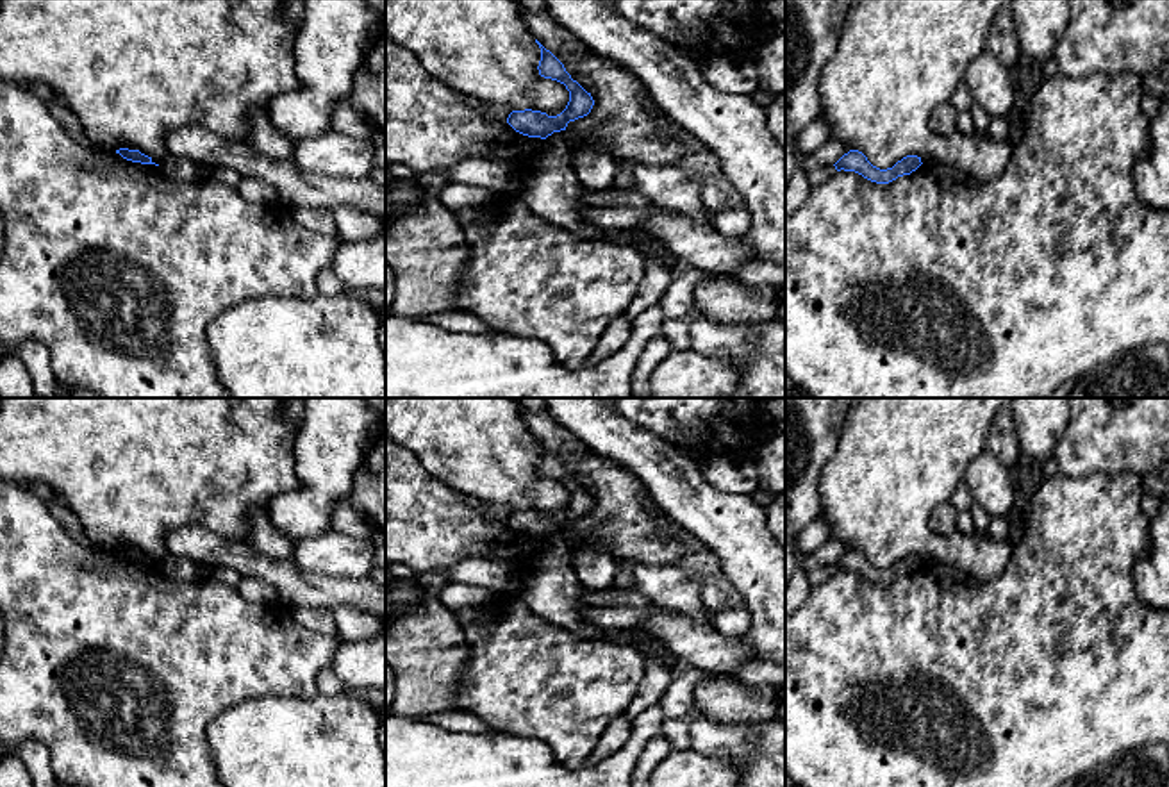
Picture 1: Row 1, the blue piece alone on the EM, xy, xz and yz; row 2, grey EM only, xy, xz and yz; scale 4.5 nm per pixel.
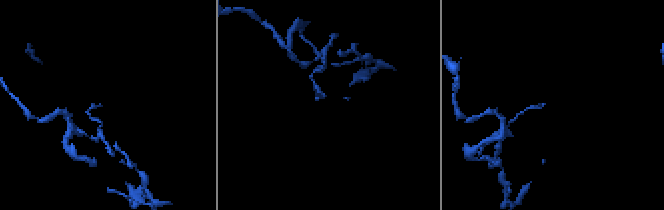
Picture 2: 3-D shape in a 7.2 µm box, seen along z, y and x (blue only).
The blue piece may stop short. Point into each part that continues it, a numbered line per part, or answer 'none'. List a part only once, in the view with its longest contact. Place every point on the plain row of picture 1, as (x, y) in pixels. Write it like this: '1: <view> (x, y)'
none

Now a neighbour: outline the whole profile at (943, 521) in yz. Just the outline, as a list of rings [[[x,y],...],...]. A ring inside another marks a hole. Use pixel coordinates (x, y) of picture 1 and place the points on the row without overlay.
[[[946,501],[939,505],[930,518],[930,530],[933,535],[949,535],[957,530],[958,510]]]

